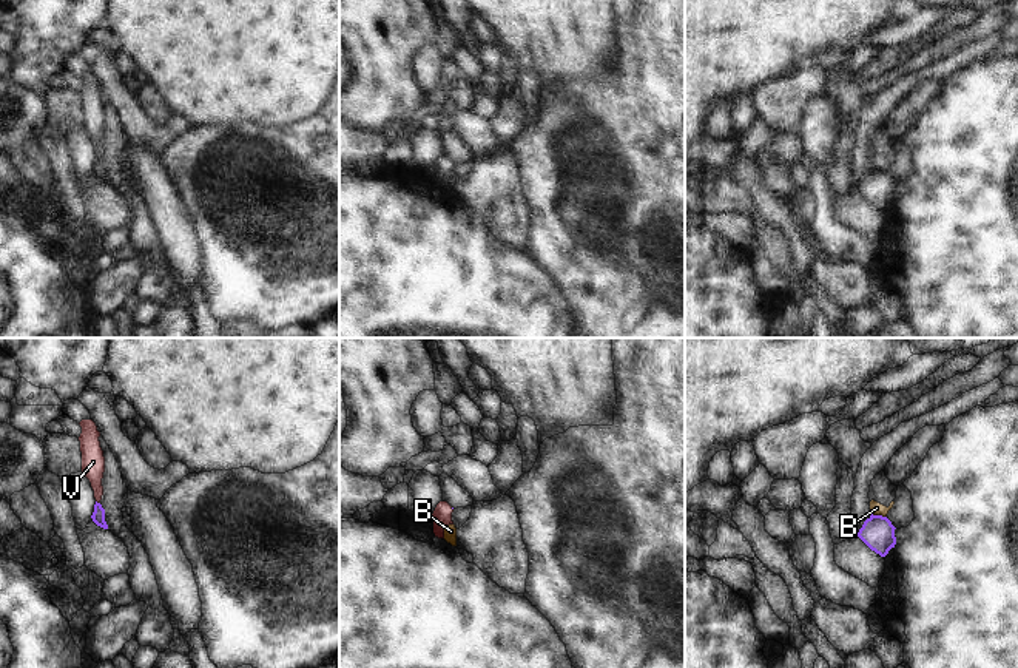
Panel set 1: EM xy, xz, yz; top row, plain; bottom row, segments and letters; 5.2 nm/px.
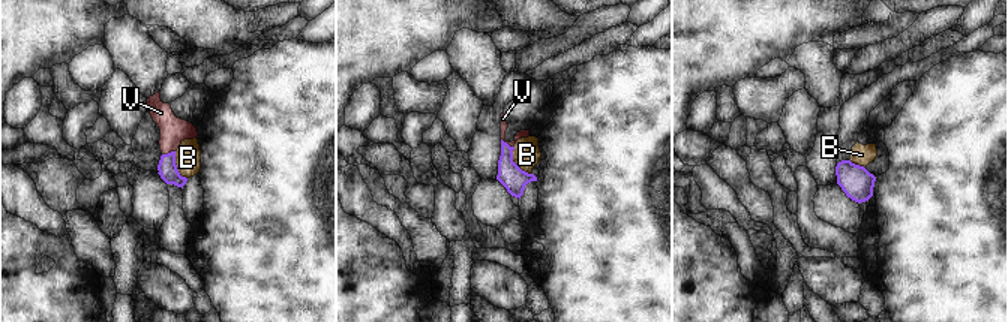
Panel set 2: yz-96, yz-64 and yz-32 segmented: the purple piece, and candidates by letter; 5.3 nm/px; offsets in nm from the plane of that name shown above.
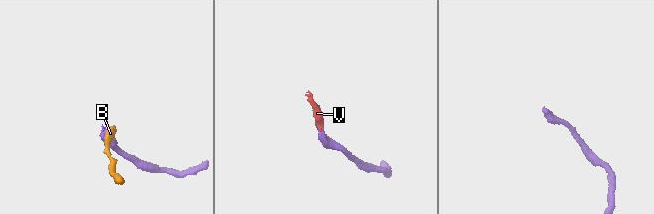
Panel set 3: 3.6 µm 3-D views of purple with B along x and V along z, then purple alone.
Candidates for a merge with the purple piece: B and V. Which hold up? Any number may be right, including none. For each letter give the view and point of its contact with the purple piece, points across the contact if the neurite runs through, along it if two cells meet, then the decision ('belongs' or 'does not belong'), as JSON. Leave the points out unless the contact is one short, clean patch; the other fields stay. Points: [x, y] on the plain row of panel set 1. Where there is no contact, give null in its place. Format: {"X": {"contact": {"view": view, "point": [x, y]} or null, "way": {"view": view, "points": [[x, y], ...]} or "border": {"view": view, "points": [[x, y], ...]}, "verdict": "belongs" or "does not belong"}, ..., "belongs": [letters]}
{"B": {"contact": {"view": "yz", "point": [879, 170]}, "border": {"view": "yz", "points": [[872, 167], [886, 172]]}, "verdict": "does not belong"}, "V": {"contact": {"view": "xy", "point": [96, 156]}, "way": {"view": "xy", "points": [[97, 170], [96, 156], [97, 141], [93, 116]]}, "verdict": "belongs"}, "belongs": ["V"]}

